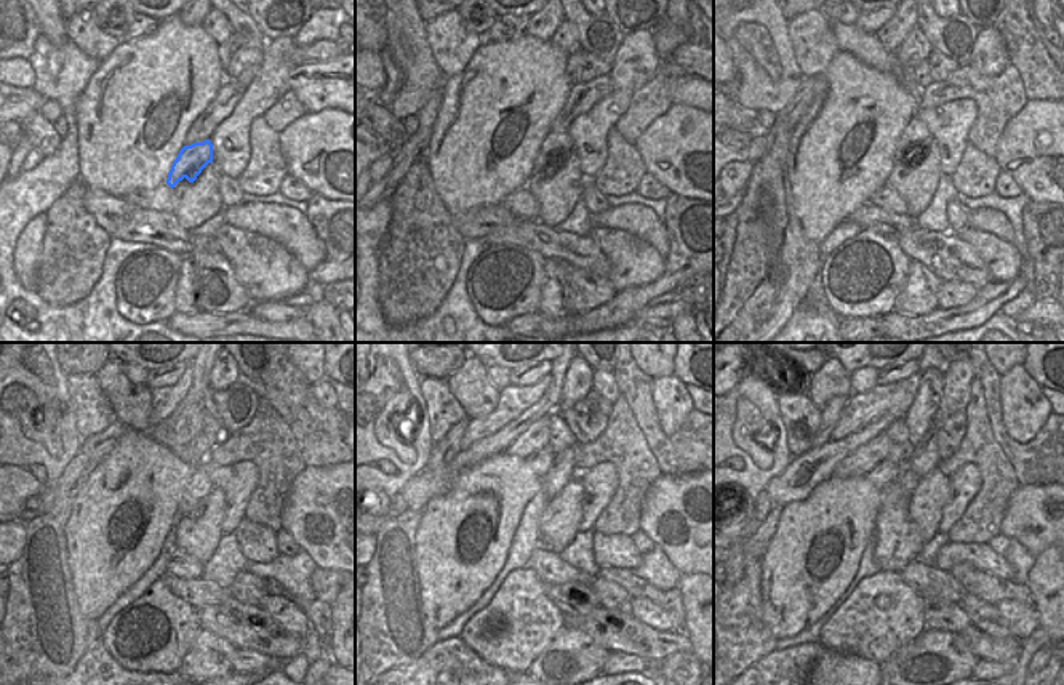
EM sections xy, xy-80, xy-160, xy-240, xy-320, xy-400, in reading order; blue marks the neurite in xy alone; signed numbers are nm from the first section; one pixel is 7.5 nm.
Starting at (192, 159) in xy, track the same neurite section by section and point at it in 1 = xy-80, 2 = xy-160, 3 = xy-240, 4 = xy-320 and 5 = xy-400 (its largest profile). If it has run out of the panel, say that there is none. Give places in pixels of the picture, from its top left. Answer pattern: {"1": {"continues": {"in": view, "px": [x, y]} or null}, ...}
{"1": {"continues": {"in": "xy-80", "px": [554, 152]}}, "2": {"continues": {"in": "xy-160", "px": [916, 135]}}, "3": {"continues": {"in": "xy-240", "px": [199, 485]}}, "4": {"continues": {"in": "xy-320", "px": [562, 469]}}, "5": {"continues": {"in": "xy-400", "px": [957, 378]}}}

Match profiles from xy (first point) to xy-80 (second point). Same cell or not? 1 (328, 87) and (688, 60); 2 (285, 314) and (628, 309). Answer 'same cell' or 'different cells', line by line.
1: different cells
2: different cells

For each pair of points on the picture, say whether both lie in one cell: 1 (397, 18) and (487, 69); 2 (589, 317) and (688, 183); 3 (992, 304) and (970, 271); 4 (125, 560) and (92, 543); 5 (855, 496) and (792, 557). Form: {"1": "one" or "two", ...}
{"1": "two", "2": "two", "3": "two", "4": "one", "5": "one"}

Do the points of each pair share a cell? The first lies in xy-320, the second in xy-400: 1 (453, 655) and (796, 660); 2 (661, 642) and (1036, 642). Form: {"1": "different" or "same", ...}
{"1": "same", "2": "different"}

